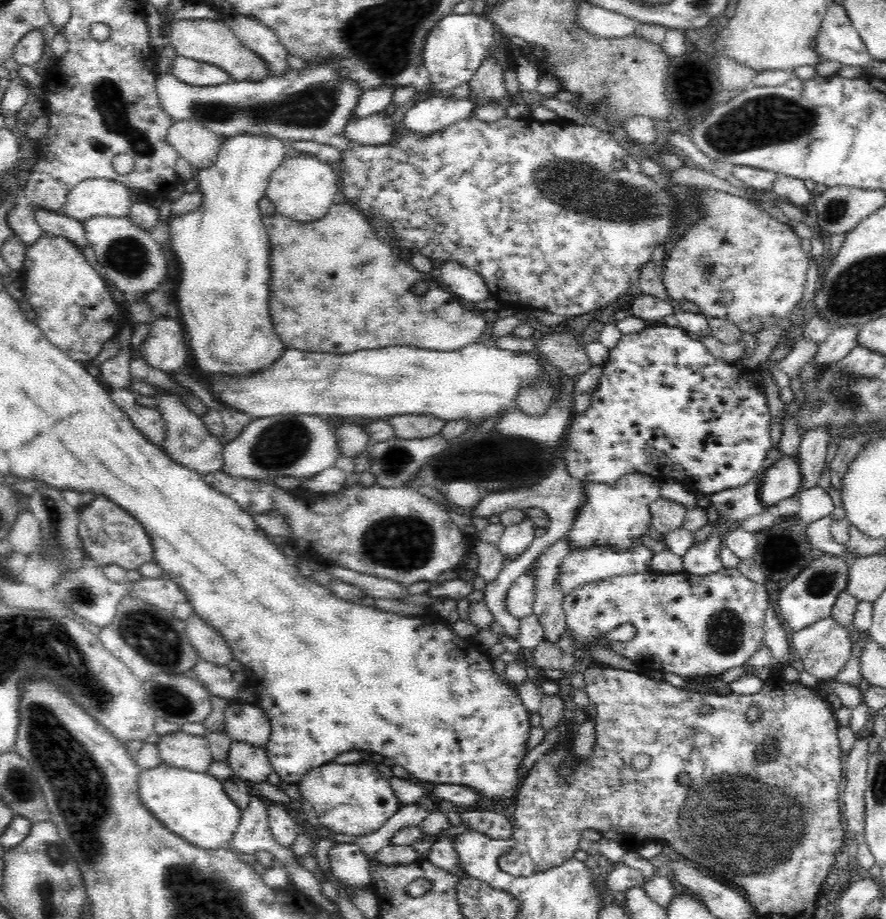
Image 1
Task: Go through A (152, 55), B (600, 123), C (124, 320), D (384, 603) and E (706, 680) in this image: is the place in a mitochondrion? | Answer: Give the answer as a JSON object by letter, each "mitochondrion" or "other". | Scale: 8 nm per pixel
{"A":"other","B":"other","C":"other","D":"other","E":"other"}

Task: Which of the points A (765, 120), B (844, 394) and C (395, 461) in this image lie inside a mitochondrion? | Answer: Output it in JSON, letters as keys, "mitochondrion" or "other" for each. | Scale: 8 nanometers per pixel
{"A":"mitochondrion","B":"mitochondrion","C":"mitochondrion"}

